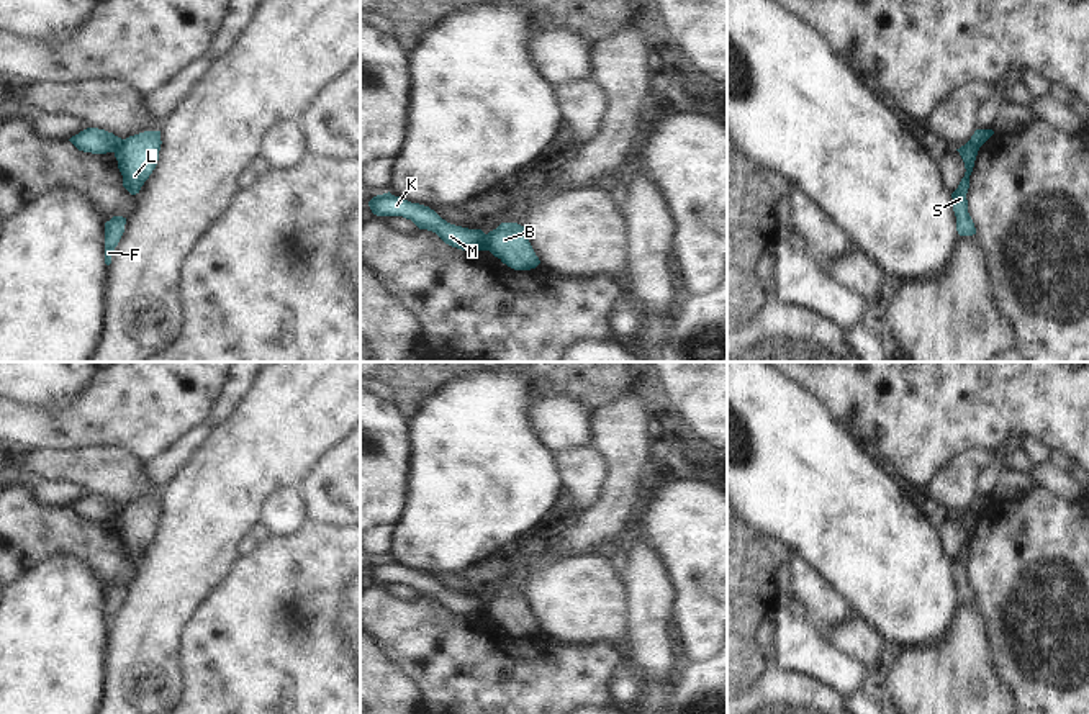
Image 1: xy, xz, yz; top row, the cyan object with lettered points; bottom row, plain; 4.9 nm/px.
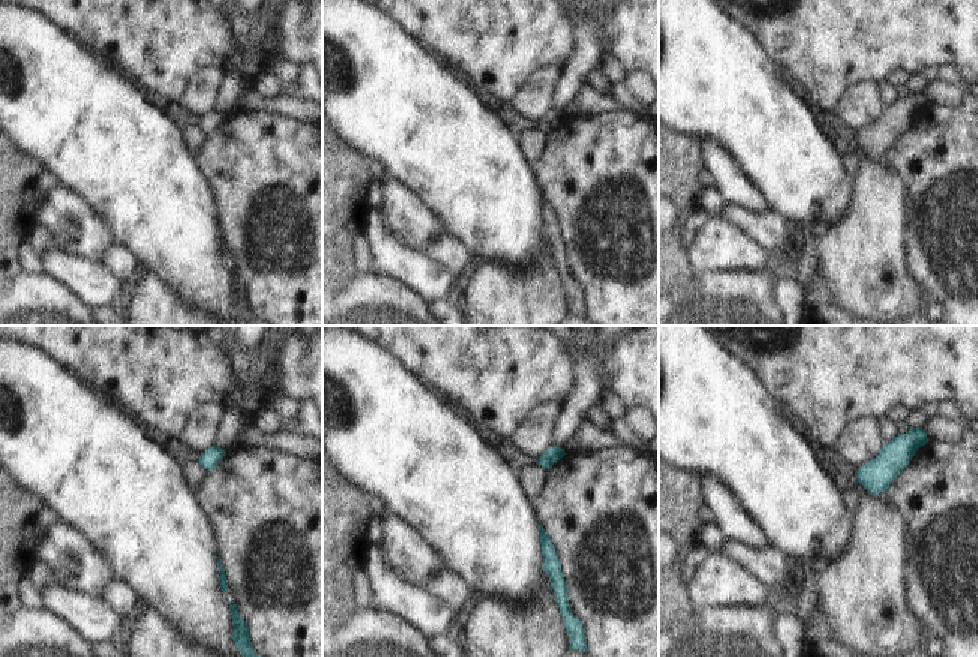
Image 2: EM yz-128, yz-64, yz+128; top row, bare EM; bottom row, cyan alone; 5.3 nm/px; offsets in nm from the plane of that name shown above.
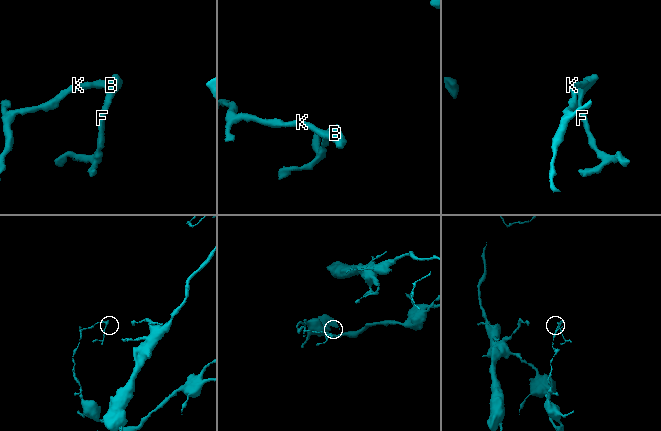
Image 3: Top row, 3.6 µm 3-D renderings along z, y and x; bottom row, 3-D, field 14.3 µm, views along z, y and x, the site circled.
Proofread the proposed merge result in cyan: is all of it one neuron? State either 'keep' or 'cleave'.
cleave

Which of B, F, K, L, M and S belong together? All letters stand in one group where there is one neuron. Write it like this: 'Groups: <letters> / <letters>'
Groups: B F L S / K M.

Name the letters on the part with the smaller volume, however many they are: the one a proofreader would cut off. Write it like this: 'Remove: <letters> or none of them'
Remove: B, F, L, S

